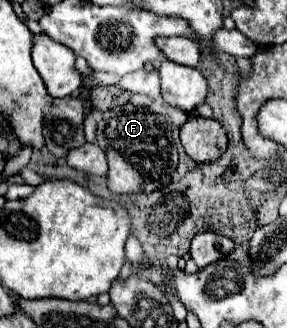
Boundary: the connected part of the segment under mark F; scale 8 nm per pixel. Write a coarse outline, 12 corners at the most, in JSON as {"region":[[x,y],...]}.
{"region":[[132,103],[96,137],[112,193],[170,183],[178,151],[164,115]]}

